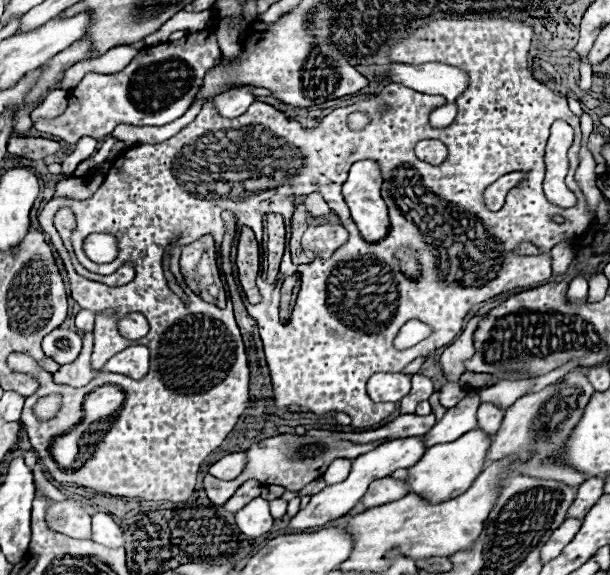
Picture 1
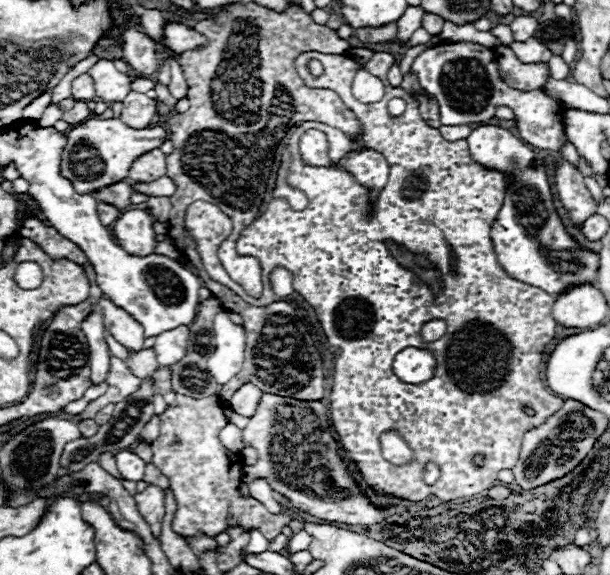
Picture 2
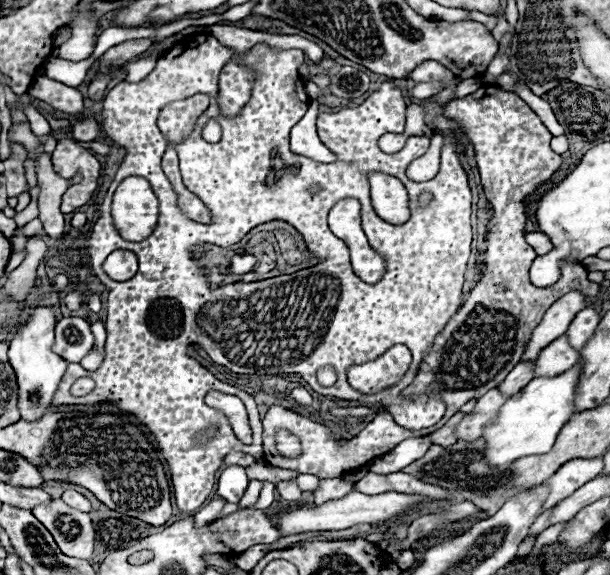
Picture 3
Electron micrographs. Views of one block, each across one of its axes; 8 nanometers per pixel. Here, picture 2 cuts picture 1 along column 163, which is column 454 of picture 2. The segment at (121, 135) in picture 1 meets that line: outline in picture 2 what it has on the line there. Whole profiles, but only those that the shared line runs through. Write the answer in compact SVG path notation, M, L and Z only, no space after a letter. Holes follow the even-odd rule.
M442 126L440 128L440 134L446 138L446 140L466 140L468 132L472 132L470 126Z

